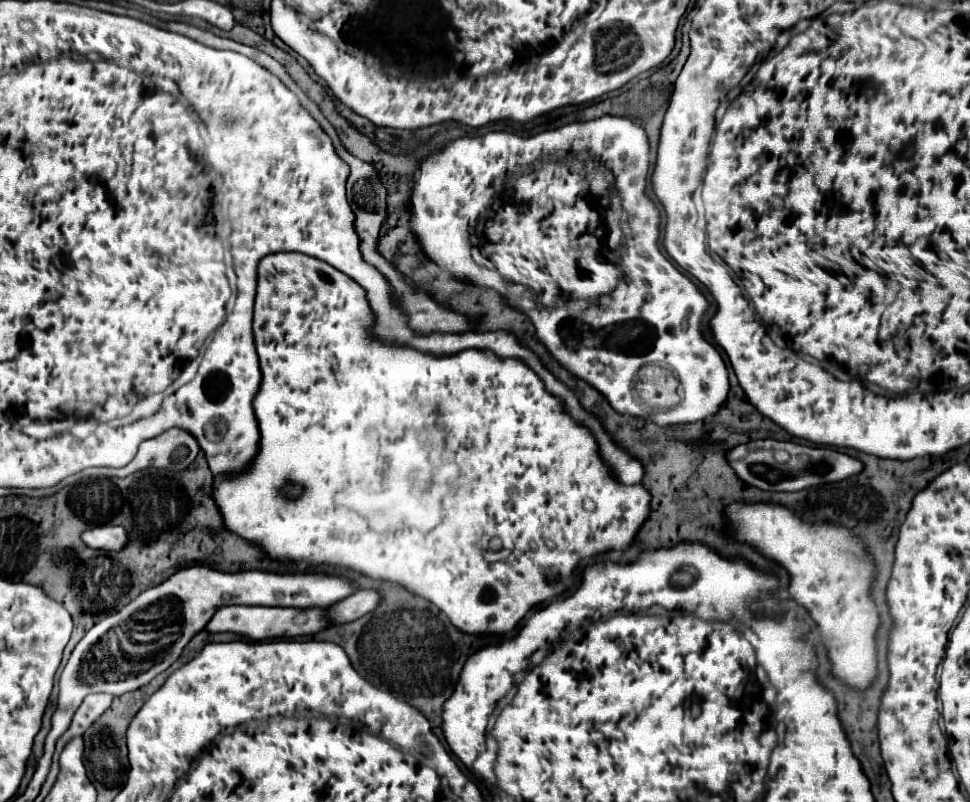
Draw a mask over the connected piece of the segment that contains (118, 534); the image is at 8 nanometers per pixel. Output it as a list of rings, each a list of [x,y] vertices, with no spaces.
[[[94,526],[82,534],[82,540],[102,552],[118,552],[128,544],[128,534],[122,526]]]

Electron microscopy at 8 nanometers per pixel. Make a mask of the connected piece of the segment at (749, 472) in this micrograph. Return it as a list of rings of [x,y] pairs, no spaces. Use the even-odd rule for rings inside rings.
[[[772,438],[738,444],[726,452],[726,460],[742,482],[766,492],[798,492],[810,486],[844,480],[864,468],[860,460],[828,446],[804,446],[794,442],[778,442]]]

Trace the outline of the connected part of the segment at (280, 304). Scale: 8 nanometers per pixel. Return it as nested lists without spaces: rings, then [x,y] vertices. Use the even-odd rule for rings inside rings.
[[[298,252],[272,254],[260,262],[254,304],[254,342],[262,368],[260,394],[254,404],[260,428],[260,450],[254,468],[236,480],[232,476],[214,478],[214,500],[222,512],[226,528],[258,544],[272,558],[294,562],[308,560],[310,564],[330,562],[354,568],[372,578],[400,582],[410,592],[438,604],[454,626],[470,634],[504,634],[512,630],[532,606],[562,594],[570,586],[578,562],[604,550],[622,550],[632,542],[642,520],[646,520],[650,494],[640,484],[622,486],[612,478],[598,456],[590,432],[564,412],[562,402],[544,390],[542,380],[526,364],[514,358],[498,360],[494,354],[480,350],[466,350],[446,360],[438,360],[418,350],[382,344],[368,334],[370,326],[372,314],[364,290],[330,264]],[[435,429],[441,434],[434,434],[432,430]],[[439,439],[444,441],[441,456]],[[288,482],[304,486],[304,494],[296,500],[282,498],[280,488]]]

